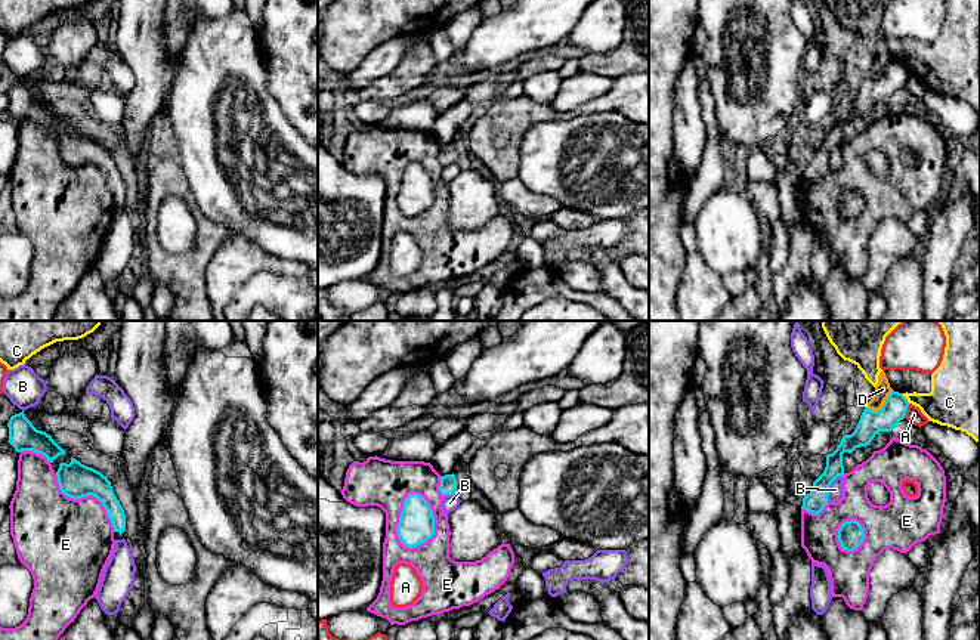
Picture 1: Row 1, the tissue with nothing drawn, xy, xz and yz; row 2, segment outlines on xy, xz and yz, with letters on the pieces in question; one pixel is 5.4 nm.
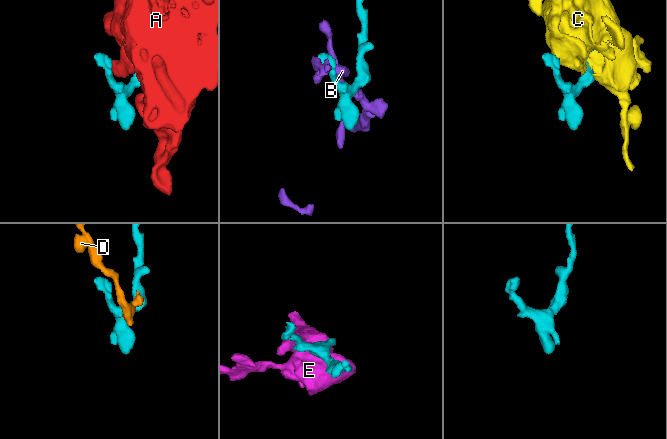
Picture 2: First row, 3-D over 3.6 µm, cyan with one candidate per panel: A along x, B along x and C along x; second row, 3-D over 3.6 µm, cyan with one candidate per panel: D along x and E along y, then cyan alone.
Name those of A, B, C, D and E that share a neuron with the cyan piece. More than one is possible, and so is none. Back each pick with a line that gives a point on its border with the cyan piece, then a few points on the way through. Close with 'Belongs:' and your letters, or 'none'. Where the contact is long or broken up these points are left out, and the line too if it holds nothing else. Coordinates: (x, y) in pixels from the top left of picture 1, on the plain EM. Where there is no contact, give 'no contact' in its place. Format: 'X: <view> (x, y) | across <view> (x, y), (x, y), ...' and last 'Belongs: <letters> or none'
Belongs: none

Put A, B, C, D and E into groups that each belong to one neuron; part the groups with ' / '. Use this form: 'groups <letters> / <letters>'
groups A / B / C / D / E

